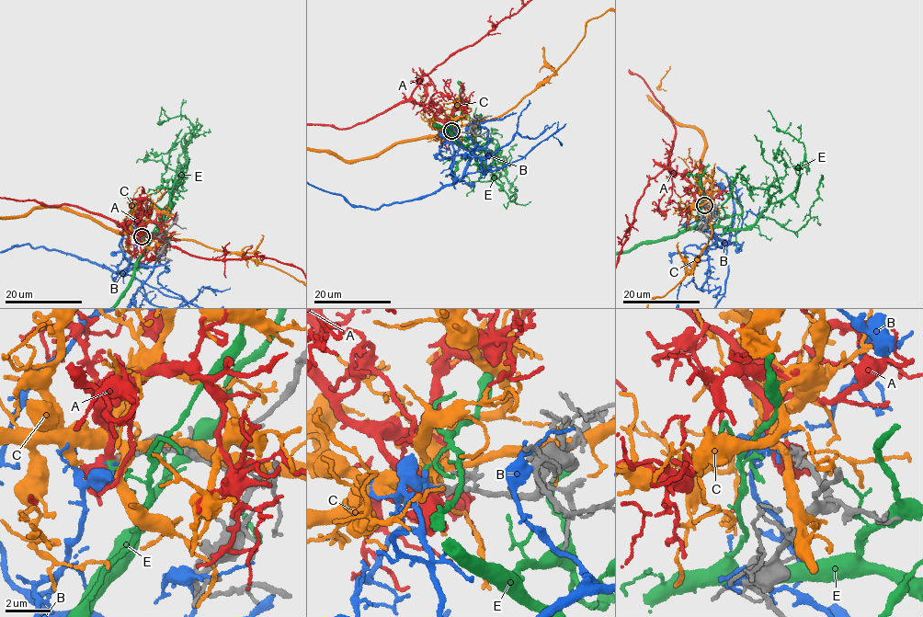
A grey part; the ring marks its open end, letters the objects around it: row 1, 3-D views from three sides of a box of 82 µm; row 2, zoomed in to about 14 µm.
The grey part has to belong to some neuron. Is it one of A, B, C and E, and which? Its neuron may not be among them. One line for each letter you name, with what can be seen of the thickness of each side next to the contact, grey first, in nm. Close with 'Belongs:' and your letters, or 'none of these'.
A: Thickness 300 nm (grey) against 400 nm
Belongs: A

